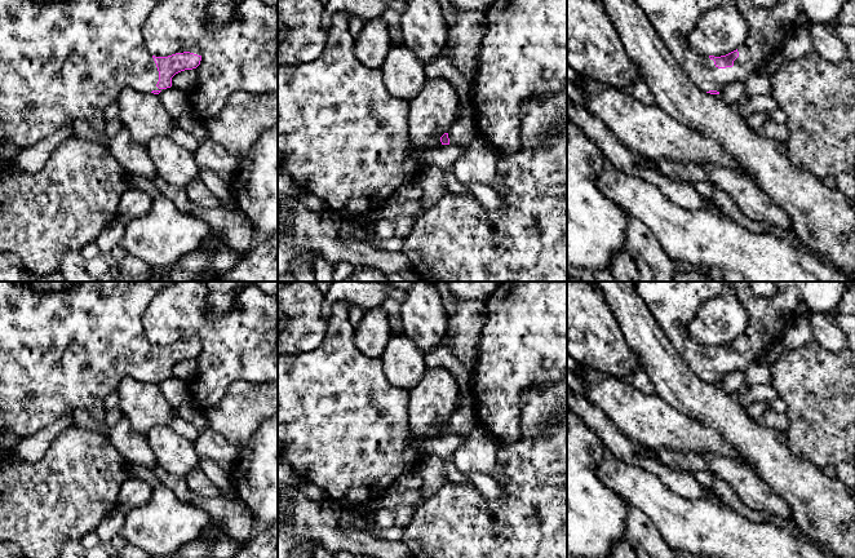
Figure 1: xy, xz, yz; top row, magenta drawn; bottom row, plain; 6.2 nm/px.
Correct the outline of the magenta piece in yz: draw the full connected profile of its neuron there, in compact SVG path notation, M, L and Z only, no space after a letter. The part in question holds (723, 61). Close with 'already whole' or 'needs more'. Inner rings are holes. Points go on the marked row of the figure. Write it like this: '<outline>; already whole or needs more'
M635 0L643 9L659 37L664 41L678 65L687 72L692 83L703 92L719 94L734 81L745 83L758 71L765 58L771 54L797 27L796 22L802 13L797 0L778 0L772 8L757 6L752 0ZM722 5L737 8L748 21L748 36L734 52L714 57L701 56L688 49L687 37L699 25L700 17L709 9Z; needs more

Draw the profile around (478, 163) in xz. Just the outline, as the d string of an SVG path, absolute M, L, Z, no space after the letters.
M478 136L464 149L452 172L461 183L478 182L492 187L499 174L499 158L499 150Z

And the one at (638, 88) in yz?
M638 78L624 88L624 92L637 98L643 105L655 103L655 96L647 83Z

